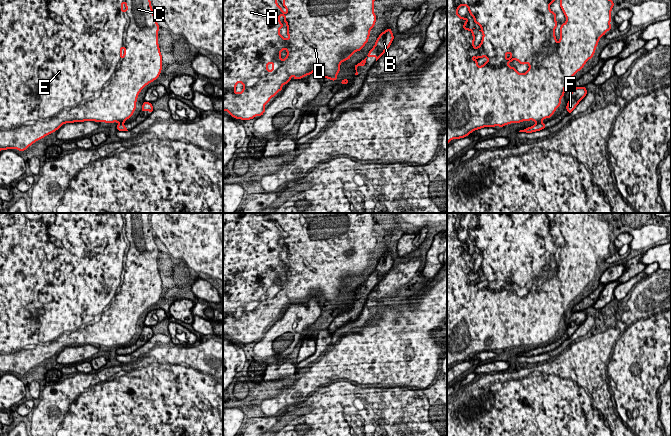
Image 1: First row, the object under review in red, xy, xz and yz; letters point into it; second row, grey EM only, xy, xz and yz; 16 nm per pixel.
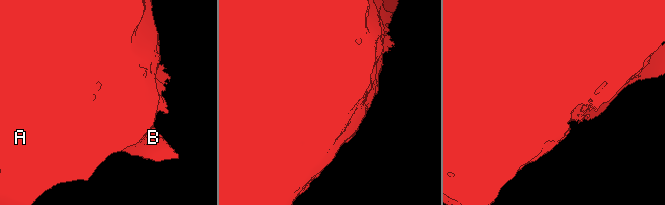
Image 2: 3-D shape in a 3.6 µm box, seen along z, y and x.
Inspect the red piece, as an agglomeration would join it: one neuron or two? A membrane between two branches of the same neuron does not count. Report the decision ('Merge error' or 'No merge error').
Merge error

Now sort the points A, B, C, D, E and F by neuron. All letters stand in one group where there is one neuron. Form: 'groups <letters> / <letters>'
groups A C D E / B F

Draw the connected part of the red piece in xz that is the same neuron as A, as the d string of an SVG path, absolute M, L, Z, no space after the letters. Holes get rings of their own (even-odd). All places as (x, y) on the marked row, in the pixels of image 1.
M223 0L223 111L227 111L232 117L236 119L242 119L242 120L249 120L253 119L255 116L262 116L265 112L264 106L266 103L269 102L269 100L277 95L279 91L281 91L283 88L281 87L284 84L287 84L292 79L291 76L294 76L294 80L297 79L304 79L305 75L311 75L313 72L316 72L322 79L328 78L330 80L337 80L337 74L340 71L340 64L345 61L349 60L350 56L353 55L356 51L362 50L364 45L368 42L368 38L370 36L370 30L374 27L375 21L376 21L376 15L373 11L374 8L374 0L283 0L283 6L288 10L286 13L283 12L283 10L280 8L280 6L277 4L276 0ZM283 15L284 21L287 24L287 34L289 39L282 37L280 35L279 29L283 28L283 24L280 22L279 17ZM241 82L244 85L243 90L240 93L236 93L236 85Z

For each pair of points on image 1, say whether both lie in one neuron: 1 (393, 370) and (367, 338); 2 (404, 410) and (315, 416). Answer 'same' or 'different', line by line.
1: same
2: same

